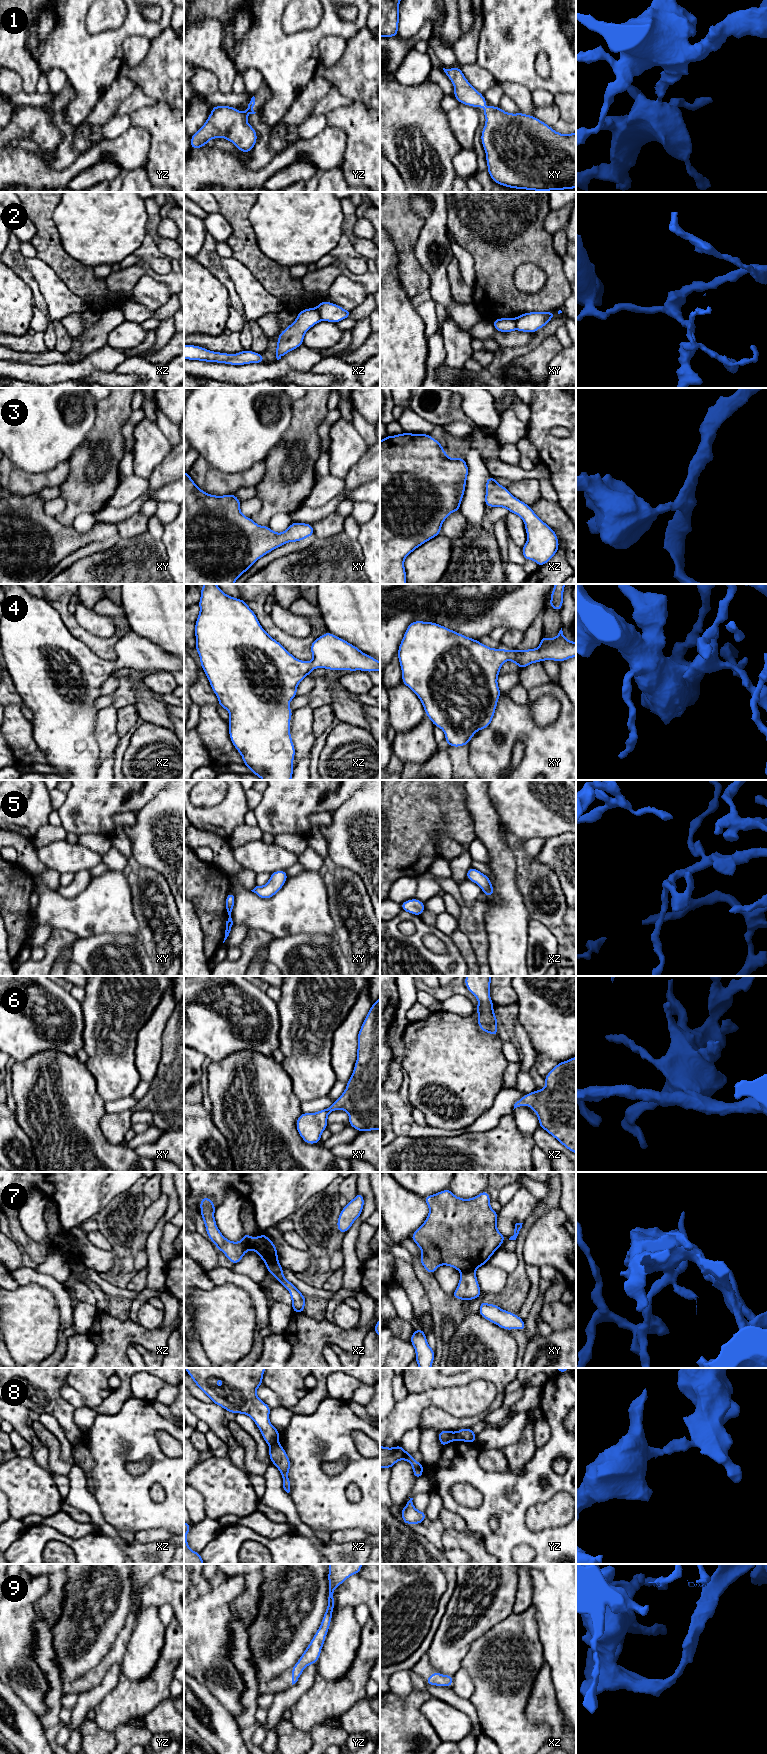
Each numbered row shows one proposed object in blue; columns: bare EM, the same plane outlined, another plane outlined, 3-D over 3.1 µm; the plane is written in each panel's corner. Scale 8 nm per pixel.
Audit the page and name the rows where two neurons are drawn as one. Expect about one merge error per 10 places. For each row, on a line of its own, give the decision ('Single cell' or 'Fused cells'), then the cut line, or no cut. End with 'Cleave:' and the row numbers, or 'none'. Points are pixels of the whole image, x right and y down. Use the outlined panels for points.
1: Single cell. No split
2: Fused cells. Split along xz (316, 308), (321, 319)
3: Single cell. No split
4: Single cell. No split
5: Single cell. No split
6: Single cell. No split
7: Fused cells. Split along xz (277, 1259), (269, 1259), (266, 1264)
8: Fused cells. Split along xz (277, 1442), (270, 1446)
9: Single cell. No split
Cleave: 2, 7, 8

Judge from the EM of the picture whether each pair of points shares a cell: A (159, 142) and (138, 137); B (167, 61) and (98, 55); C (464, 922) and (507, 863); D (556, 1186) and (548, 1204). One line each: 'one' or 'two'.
A: two
B: two
C: two
D: one

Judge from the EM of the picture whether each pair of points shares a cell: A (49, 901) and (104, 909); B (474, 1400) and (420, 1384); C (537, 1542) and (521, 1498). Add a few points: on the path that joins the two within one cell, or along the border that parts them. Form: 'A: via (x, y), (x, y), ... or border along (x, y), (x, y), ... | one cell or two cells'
A: via (63, 909), (90, 909) | one cell
B: border along (458, 1386), (436, 1387), (412, 1393) | two cells
C: via (526, 1533), (519, 1526), (519, 1509) | one cell

